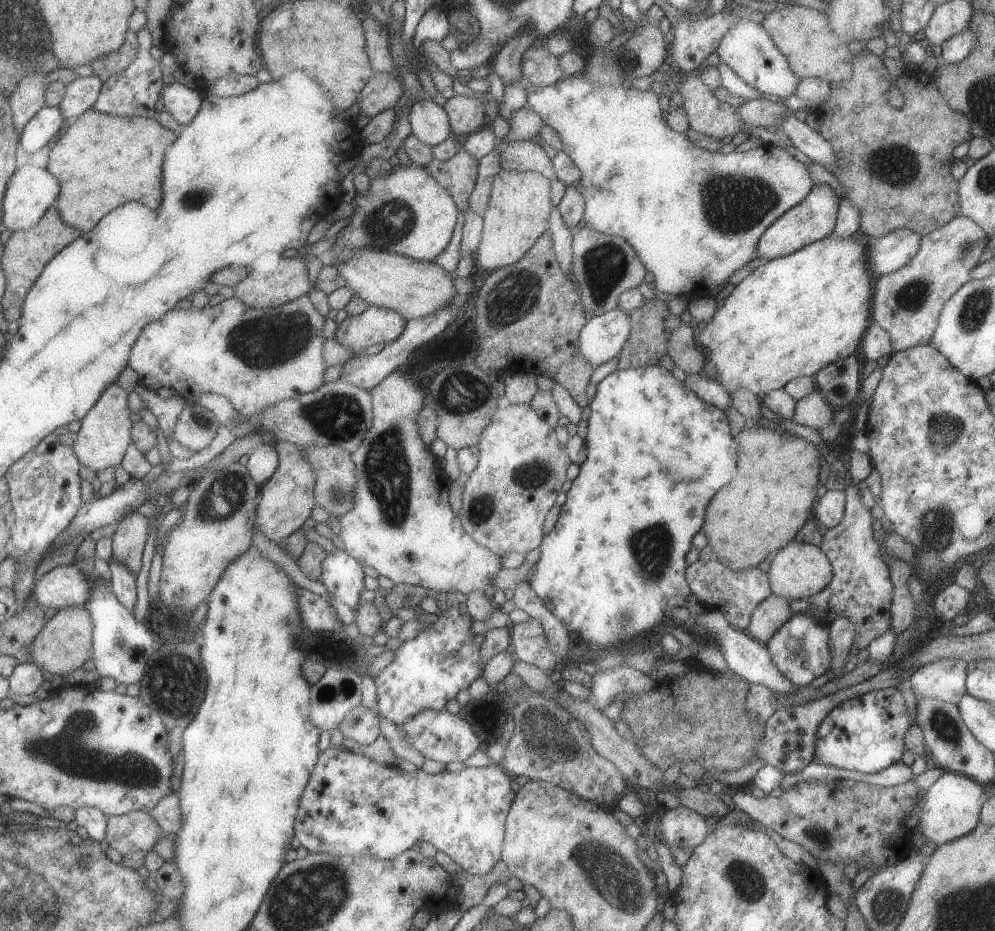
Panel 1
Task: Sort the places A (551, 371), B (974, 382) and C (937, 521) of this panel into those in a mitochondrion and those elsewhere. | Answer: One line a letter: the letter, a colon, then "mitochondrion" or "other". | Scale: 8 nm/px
A: other
B: other
C: mitochondrion

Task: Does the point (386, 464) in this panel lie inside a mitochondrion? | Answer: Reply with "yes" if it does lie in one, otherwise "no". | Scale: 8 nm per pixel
yes

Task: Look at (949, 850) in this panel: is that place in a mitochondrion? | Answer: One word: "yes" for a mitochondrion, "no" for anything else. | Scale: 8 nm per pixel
no

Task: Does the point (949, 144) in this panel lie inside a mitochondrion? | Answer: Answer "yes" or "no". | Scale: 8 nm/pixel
no

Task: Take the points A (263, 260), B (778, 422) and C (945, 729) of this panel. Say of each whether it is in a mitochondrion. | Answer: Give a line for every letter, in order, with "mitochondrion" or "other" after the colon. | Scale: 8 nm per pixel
A: other
B: other
C: mitochondrion

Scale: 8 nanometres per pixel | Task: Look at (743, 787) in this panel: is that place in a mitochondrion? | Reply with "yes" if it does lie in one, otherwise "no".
no

